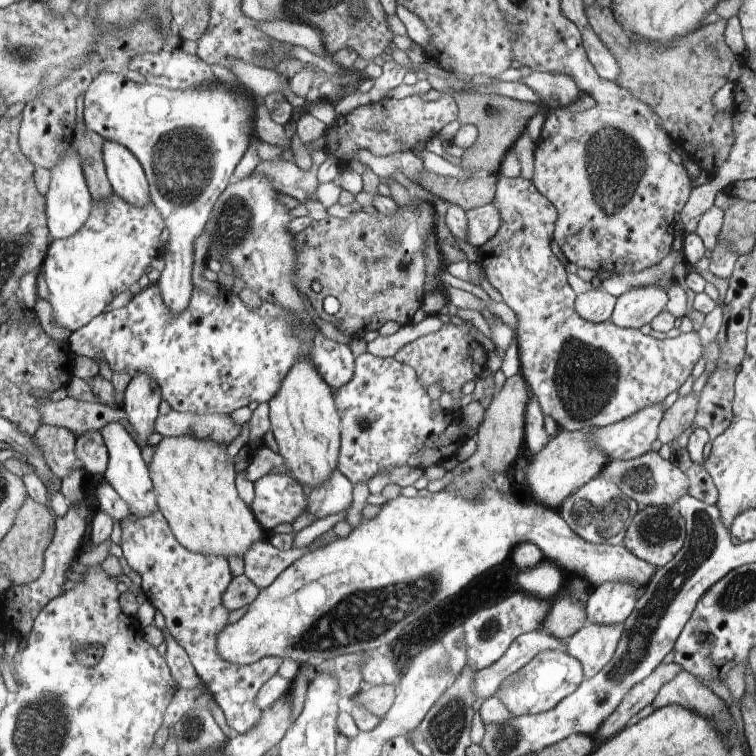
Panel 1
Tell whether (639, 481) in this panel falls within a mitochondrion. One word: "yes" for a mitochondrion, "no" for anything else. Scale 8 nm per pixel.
yes

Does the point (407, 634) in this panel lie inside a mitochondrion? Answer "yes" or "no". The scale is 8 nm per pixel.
yes

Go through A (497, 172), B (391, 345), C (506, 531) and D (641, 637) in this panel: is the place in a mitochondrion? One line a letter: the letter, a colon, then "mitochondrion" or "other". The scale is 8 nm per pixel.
A: other
B: other
C: other
D: mitochondrion

